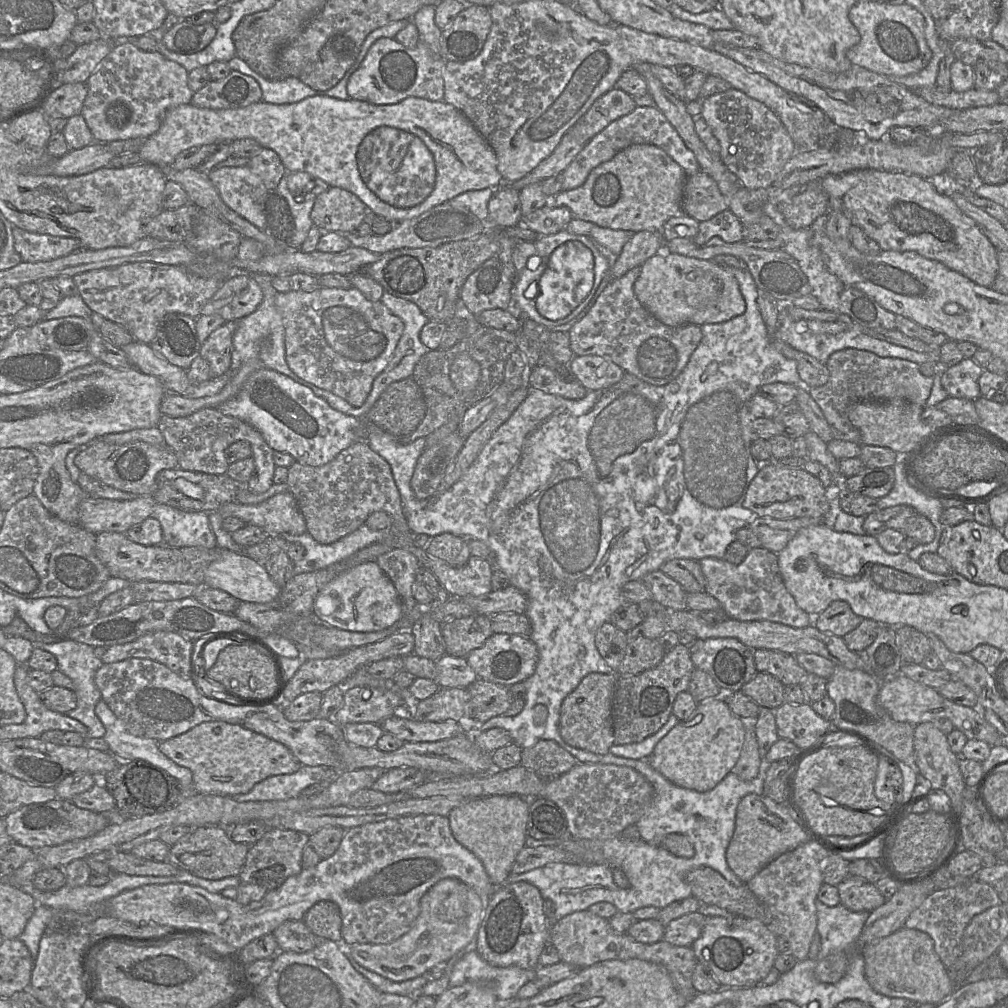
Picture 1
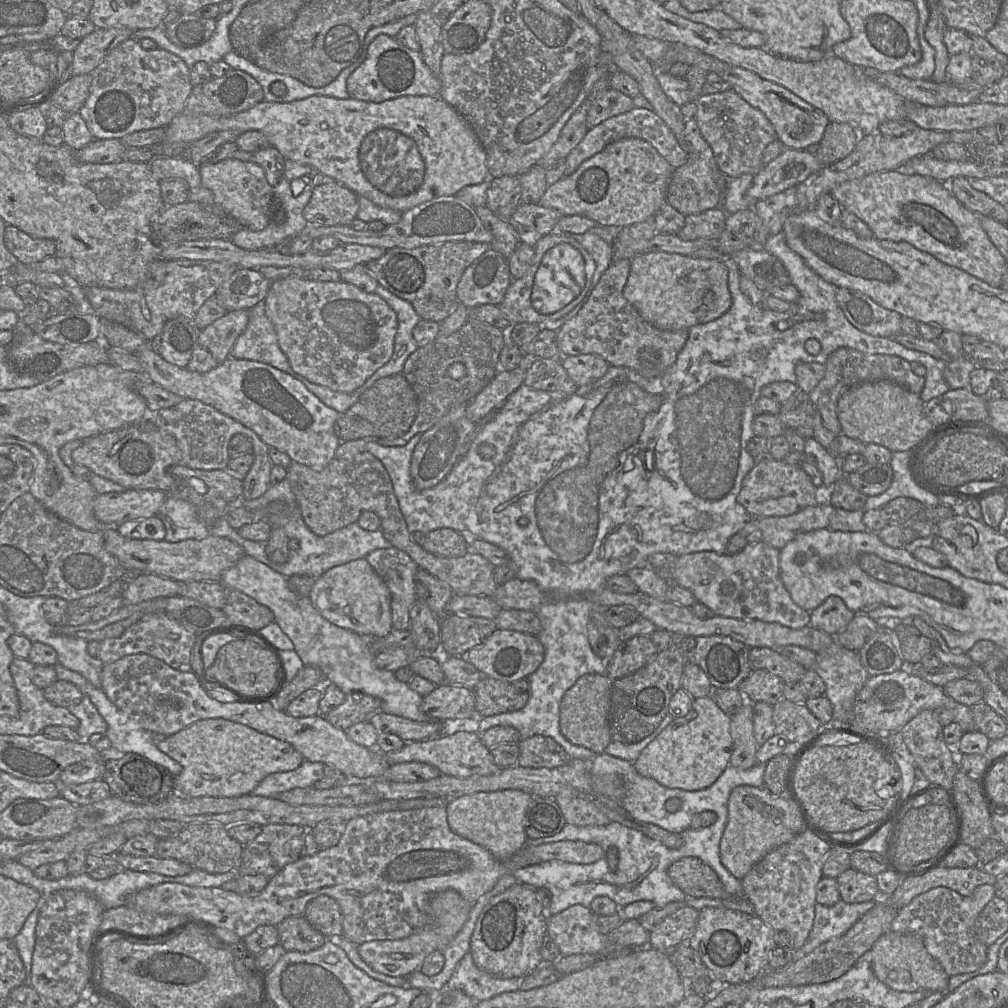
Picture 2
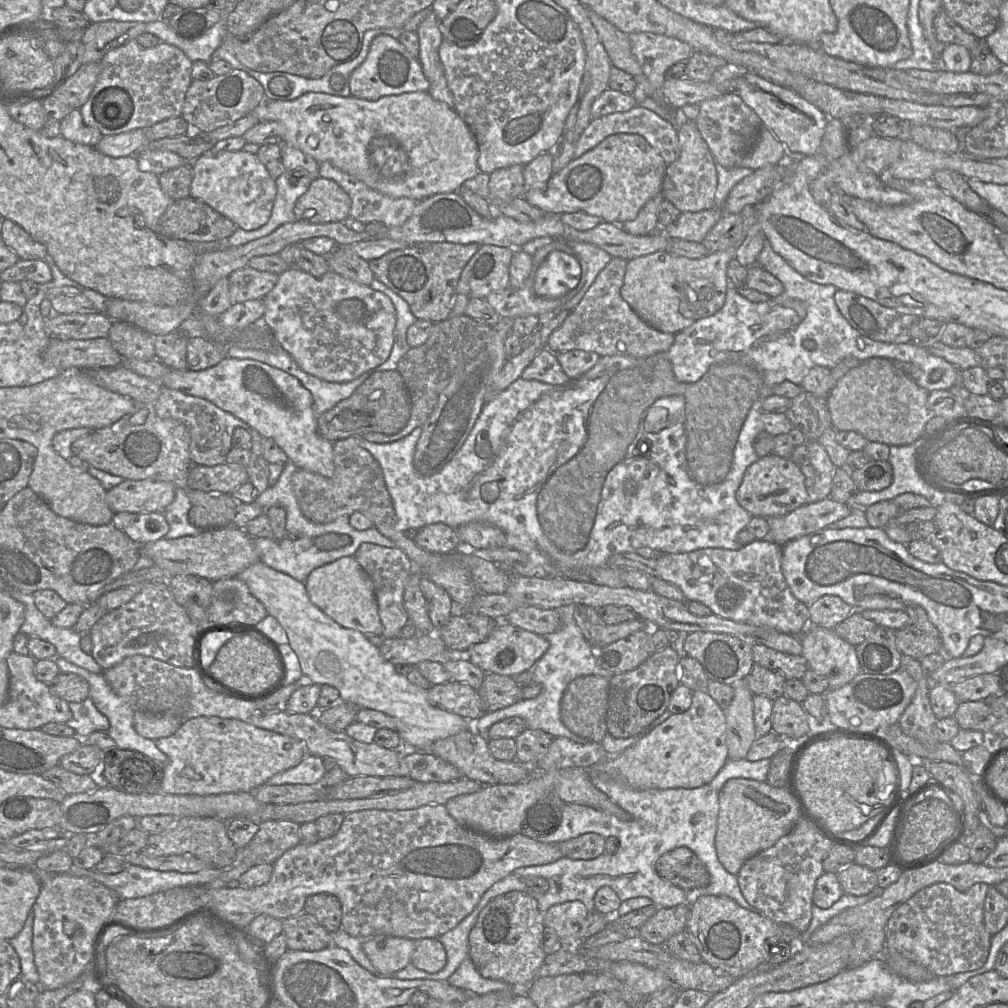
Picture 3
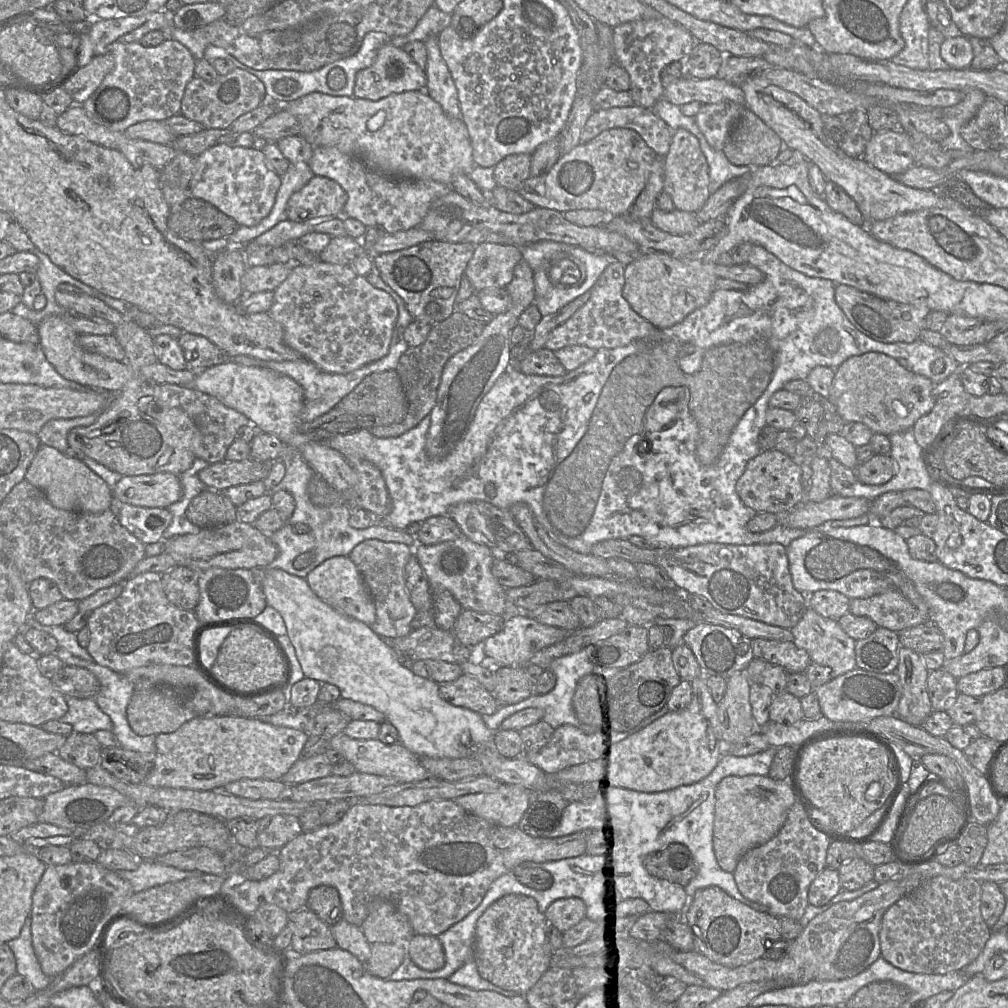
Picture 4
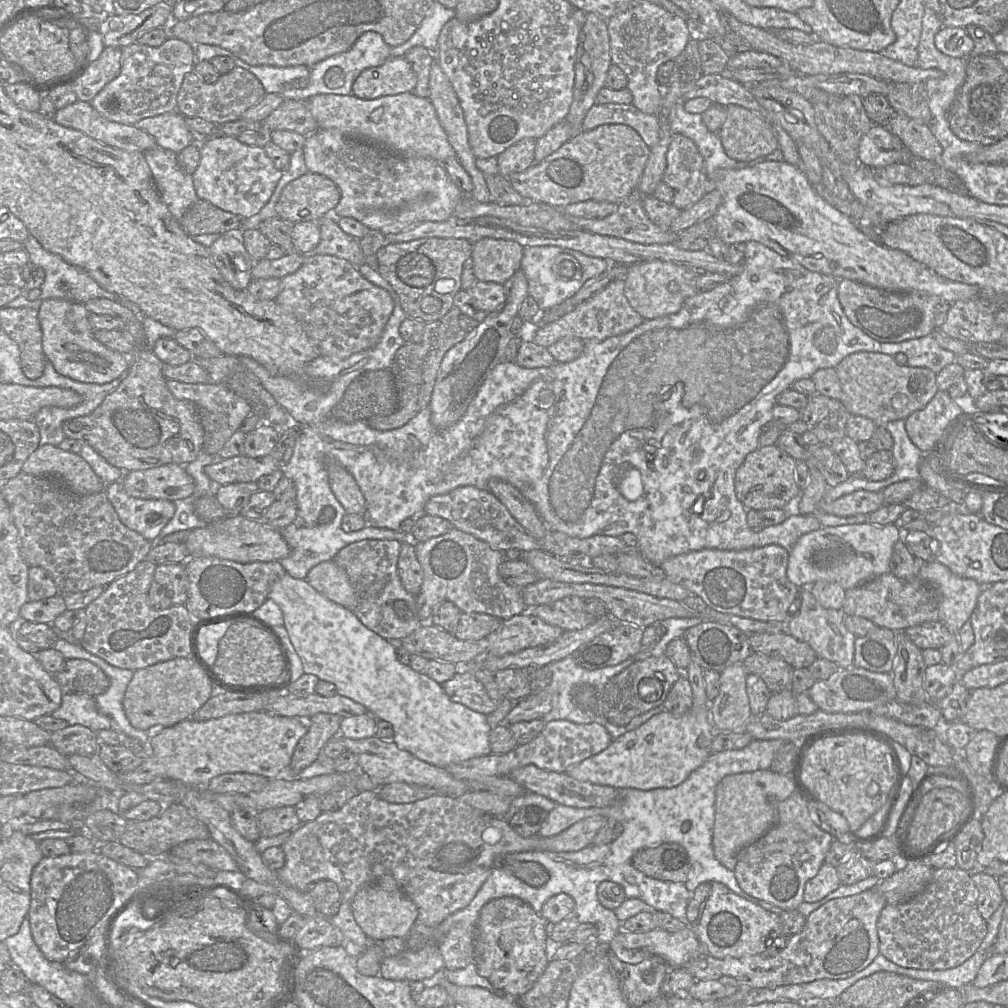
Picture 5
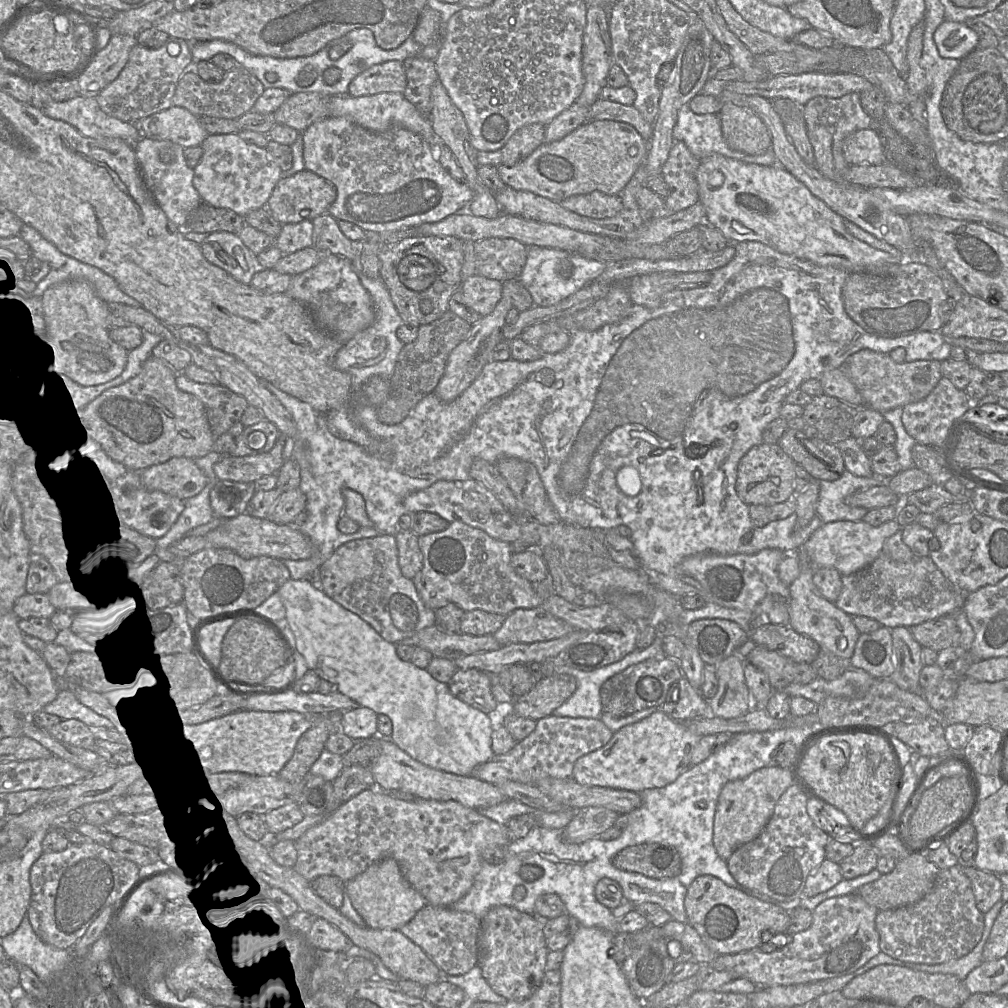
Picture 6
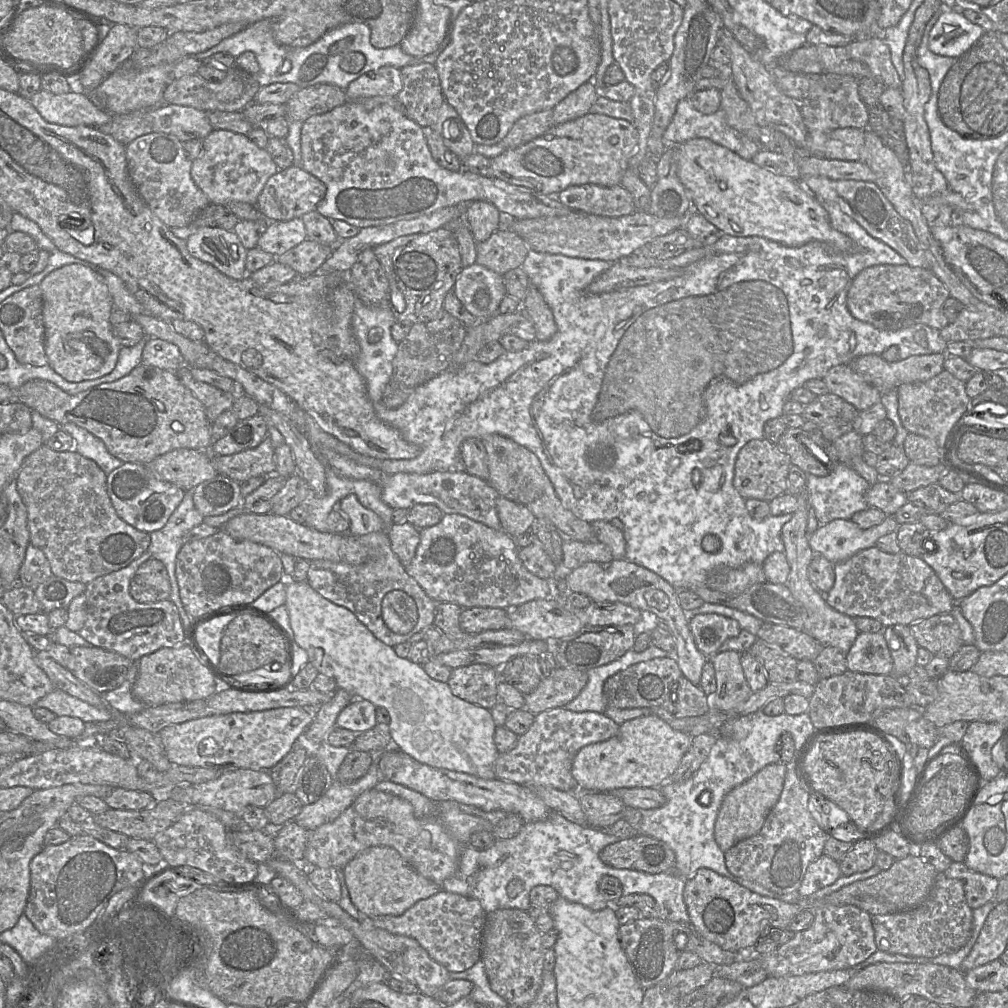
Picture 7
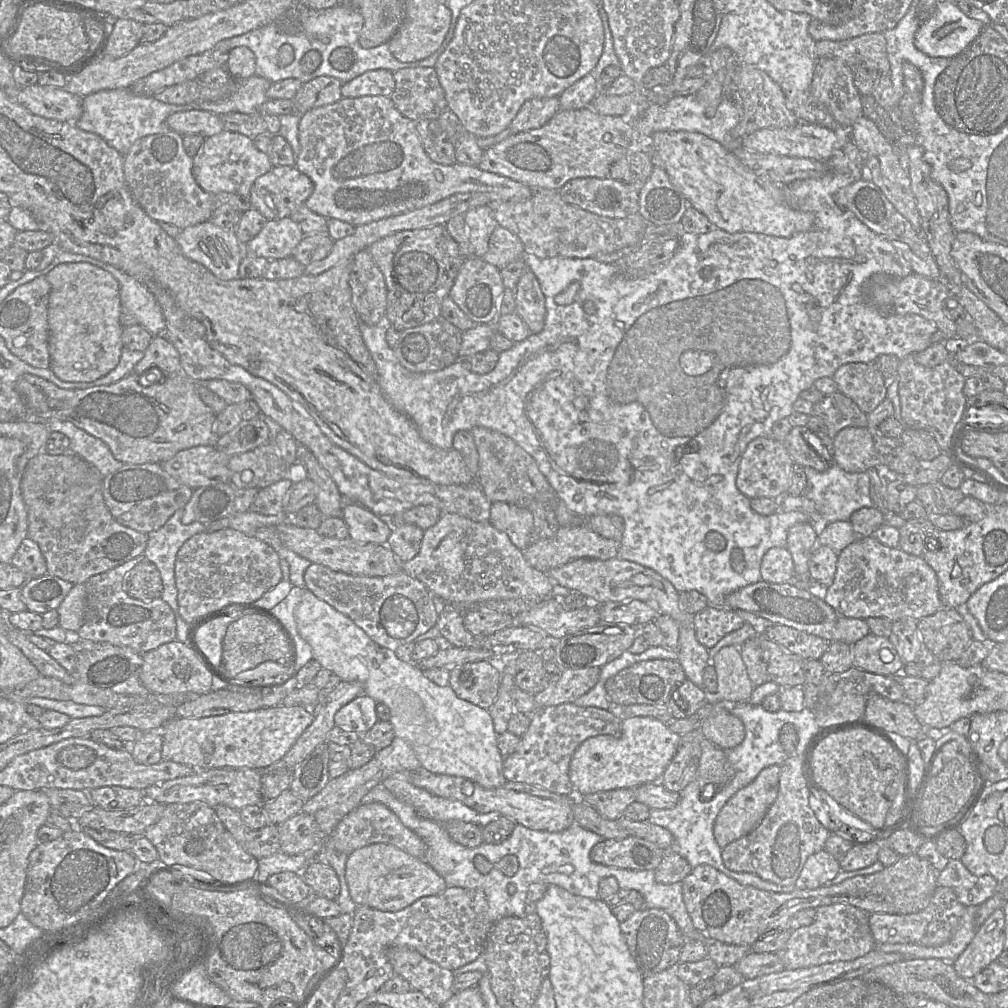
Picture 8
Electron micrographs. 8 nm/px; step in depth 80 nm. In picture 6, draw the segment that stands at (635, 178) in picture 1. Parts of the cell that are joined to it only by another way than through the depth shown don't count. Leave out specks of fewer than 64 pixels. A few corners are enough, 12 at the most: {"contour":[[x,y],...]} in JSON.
{"contour":[[586,121],[497,170],[559,202],[617,195],[648,142],[631,124]]}

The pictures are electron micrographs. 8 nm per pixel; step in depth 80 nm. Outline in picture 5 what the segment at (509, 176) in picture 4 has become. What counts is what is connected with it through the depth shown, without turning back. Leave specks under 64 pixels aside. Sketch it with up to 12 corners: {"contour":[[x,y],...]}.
{"contour":[[524,138],[497,156],[505,178],[534,163],[537,139]]}

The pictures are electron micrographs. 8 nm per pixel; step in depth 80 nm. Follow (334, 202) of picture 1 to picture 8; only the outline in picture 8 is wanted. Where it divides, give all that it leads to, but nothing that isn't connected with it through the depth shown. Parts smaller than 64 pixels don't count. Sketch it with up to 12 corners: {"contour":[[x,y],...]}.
{"contour":[[273,166],[249,200],[268,221],[290,217],[314,190],[296,166]]}

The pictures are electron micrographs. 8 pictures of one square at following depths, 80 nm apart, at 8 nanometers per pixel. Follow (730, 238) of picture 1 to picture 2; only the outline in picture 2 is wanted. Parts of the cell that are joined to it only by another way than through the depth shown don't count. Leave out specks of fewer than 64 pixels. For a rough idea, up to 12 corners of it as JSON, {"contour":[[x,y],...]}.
{"contour":[[721,207],[688,215],[677,236],[718,239],[728,214]]}

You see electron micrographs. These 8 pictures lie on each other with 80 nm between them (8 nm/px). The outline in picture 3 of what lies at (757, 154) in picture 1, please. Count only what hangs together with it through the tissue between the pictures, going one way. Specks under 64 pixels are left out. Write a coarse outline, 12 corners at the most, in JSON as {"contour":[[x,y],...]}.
{"contour":[[732,92],[699,105],[694,122],[725,168],[740,166],[763,127]]}

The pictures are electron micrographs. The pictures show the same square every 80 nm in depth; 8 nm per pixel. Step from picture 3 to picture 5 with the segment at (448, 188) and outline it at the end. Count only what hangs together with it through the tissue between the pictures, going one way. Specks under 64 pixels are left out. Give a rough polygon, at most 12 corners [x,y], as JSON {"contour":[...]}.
{"contour":[[319,94],[318,129],[440,164],[455,156],[433,104]]}

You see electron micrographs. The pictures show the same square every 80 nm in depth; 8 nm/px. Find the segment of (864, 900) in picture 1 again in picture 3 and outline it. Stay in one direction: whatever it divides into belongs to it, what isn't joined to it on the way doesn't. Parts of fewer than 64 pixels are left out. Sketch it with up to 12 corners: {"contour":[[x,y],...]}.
{"contour":[[852,863],[837,873],[845,894],[878,886],[876,871]]}

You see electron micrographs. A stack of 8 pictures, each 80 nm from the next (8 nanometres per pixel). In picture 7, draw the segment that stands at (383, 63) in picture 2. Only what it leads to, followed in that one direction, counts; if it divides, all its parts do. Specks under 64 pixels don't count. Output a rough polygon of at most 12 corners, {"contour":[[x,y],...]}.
{"contour":[[382,66],[344,91],[348,100],[396,96],[400,69]]}

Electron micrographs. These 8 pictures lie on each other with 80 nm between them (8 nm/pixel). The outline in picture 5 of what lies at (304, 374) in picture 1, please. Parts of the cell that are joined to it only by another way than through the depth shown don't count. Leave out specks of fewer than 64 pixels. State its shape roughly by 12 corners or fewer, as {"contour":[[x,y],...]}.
{"contour":[[306,255],[275,301],[334,362],[374,347],[390,294]]}

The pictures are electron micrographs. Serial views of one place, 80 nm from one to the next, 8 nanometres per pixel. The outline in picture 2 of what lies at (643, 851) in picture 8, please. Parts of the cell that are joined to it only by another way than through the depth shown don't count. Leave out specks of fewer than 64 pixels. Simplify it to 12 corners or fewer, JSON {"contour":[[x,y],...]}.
{"contour":[[687,856],[668,875],[689,899],[730,898],[716,872]]}

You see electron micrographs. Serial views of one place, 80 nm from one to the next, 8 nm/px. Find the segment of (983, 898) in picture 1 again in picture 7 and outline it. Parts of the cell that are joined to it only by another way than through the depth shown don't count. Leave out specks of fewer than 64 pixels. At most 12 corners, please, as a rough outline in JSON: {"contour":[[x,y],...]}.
{"contour":[[939,873],[919,907],[871,917],[877,949],[933,958],[967,944],[964,883]]}

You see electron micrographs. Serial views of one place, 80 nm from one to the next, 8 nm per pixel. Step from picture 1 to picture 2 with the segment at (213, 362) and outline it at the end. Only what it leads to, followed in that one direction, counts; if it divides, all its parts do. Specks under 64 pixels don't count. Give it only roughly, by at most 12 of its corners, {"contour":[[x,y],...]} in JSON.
{"contour":[[249,310],[227,312],[198,344],[223,363],[245,331]]}

